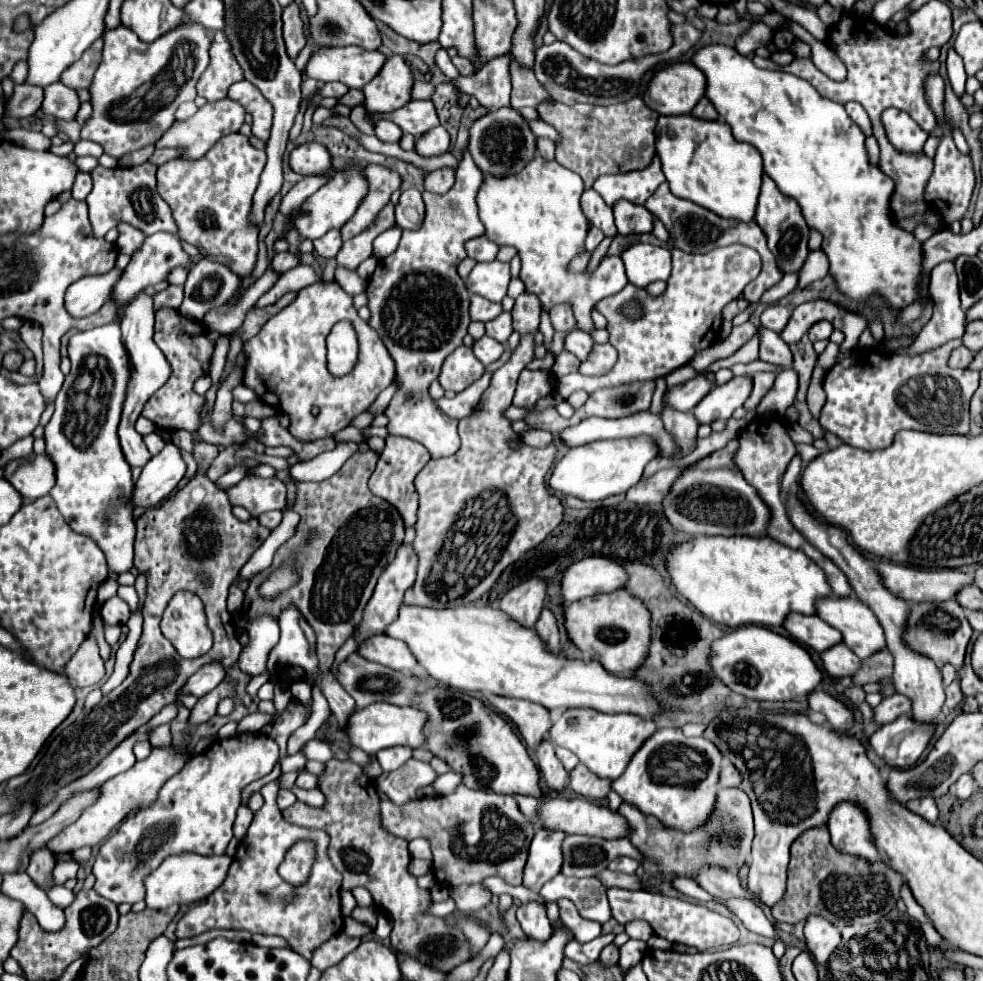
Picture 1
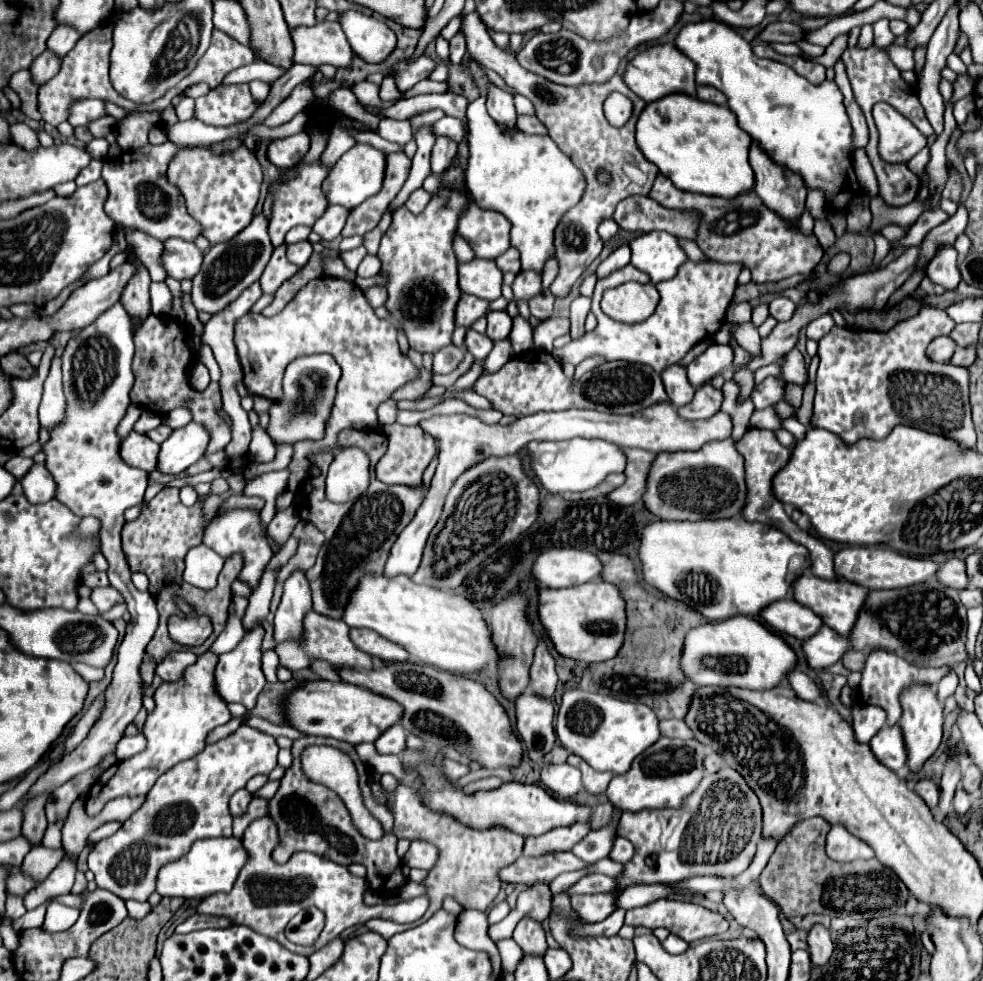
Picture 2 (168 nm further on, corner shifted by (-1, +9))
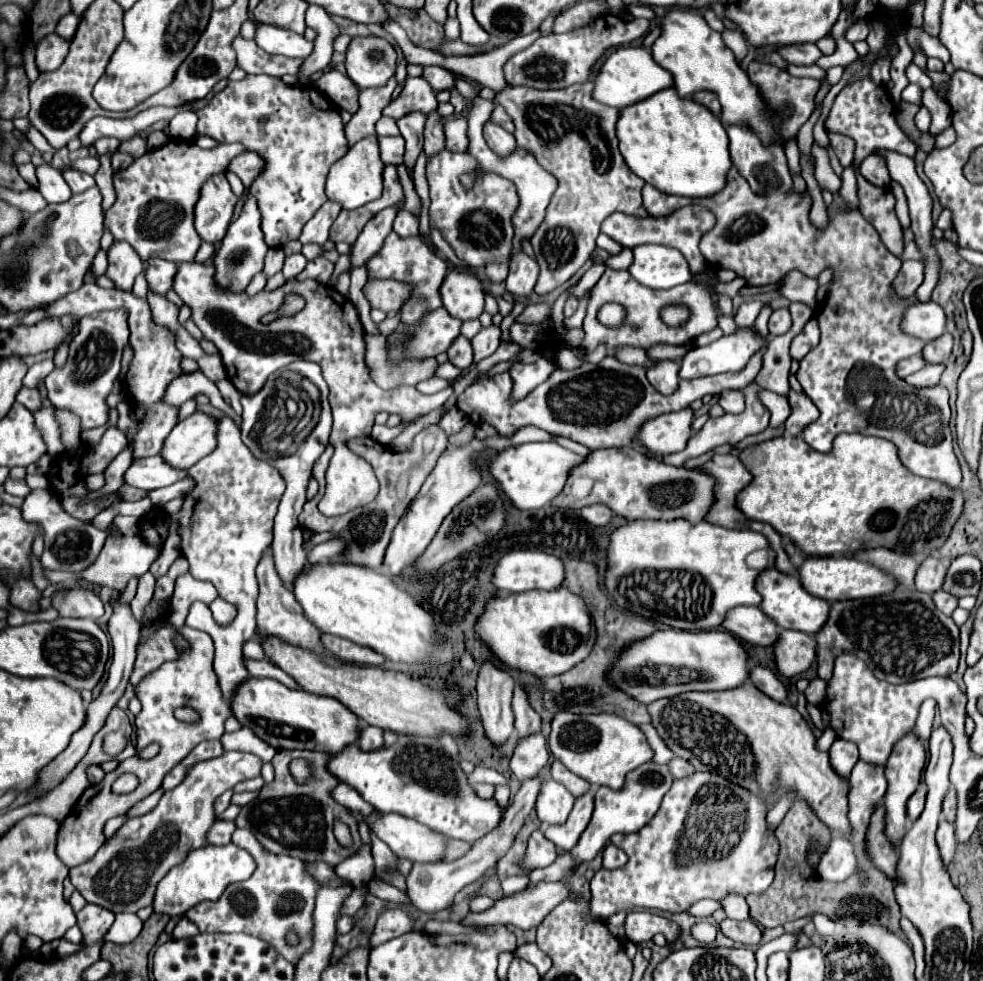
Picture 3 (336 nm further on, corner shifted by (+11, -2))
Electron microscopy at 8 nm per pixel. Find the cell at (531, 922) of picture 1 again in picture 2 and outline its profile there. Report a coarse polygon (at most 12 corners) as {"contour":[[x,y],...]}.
{"contour":[[526,916],[514,940],[526,954],[546,952],[542,922]]}

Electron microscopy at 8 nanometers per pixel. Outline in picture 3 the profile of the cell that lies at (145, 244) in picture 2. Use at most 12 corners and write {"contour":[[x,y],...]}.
{"contour":[[164,259],[146,263],[146,281],[154,293],[168,293],[176,263]]}

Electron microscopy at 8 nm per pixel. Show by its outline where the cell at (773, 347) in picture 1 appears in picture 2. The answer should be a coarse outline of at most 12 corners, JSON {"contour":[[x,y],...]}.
{"contour":[[798,348],[780,358],[786,382],[808,382],[804,356]]}

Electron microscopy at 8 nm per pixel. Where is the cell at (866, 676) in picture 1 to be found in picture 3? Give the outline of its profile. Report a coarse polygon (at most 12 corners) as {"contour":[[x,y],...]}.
{"contour":[[928,593],[836,601],[818,677],[852,653],[888,683],[958,669],[956,623]]}

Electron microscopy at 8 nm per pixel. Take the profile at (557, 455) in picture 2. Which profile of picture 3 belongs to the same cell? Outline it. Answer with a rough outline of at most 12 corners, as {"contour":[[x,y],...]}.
{"contour":[[550,441],[496,451],[488,473],[516,509],[540,509],[584,457]]}

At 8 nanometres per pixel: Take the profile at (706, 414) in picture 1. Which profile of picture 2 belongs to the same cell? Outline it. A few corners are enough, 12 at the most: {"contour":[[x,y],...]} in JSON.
{"contour":[[712,384],[696,390],[680,408],[686,420],[710,418],[720,410],[724,392]]}

